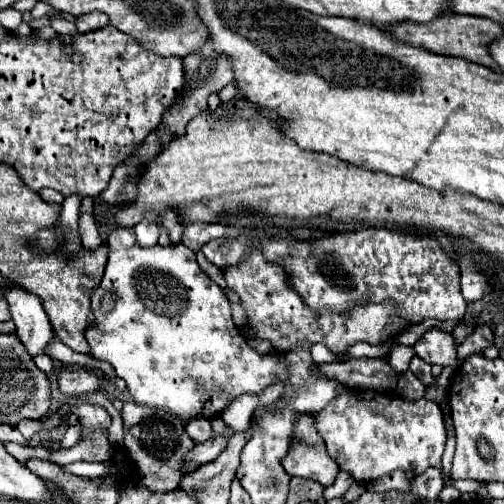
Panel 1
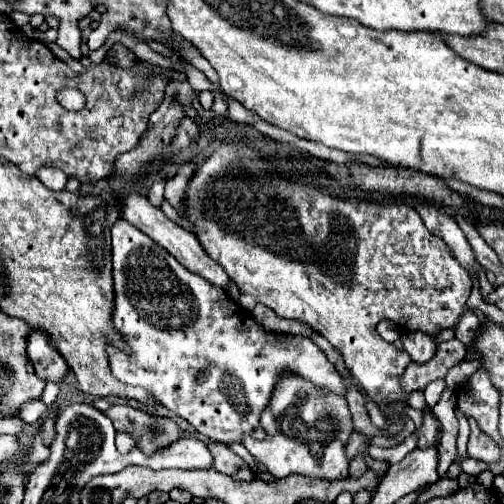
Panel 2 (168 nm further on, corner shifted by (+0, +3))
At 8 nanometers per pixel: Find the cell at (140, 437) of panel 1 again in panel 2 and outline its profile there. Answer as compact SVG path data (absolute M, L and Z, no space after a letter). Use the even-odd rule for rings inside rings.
M113 405L107 411L107 417L113 421L117 431L133 437L145 455L153 455L159 449L169 447L183 433L177 421L169 417L157 417L129 405Z

